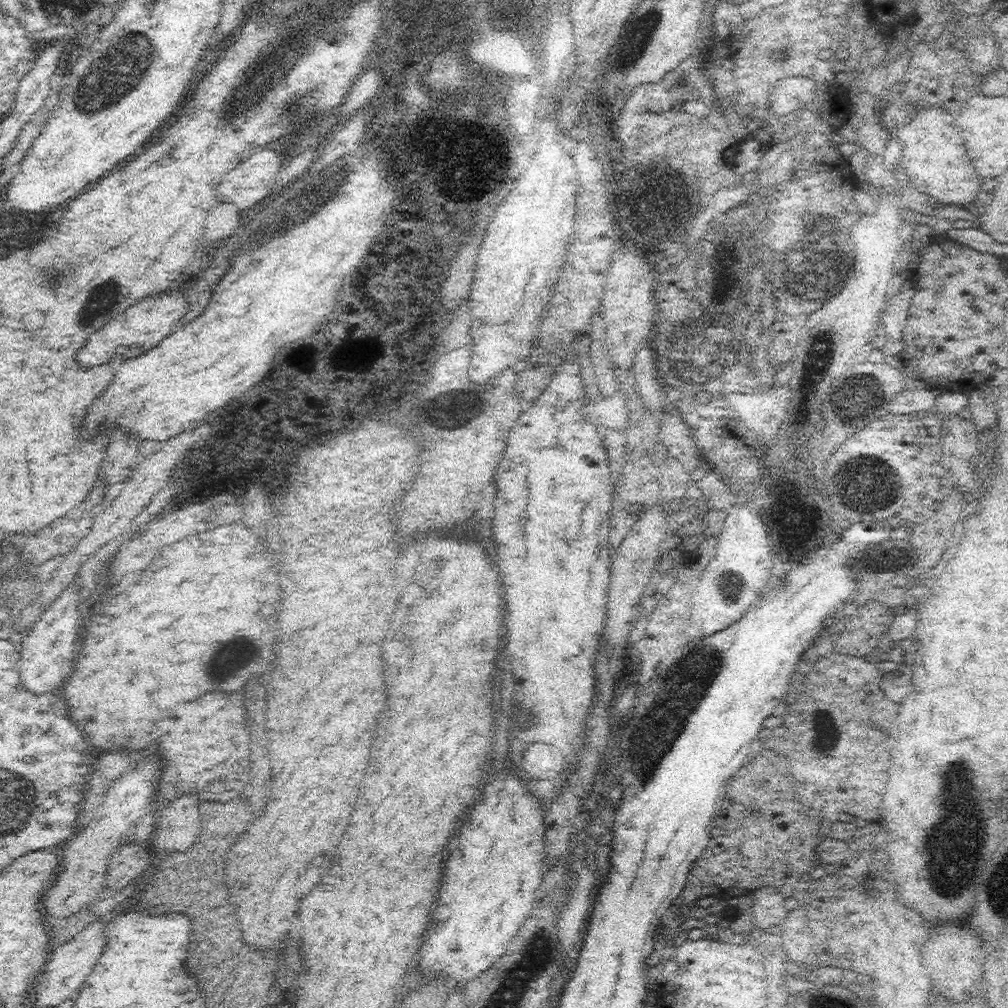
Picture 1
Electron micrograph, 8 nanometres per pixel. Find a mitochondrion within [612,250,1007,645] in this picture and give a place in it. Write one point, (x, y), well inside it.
(868, 483)

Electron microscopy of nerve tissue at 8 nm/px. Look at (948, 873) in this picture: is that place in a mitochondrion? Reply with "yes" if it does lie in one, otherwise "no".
yes

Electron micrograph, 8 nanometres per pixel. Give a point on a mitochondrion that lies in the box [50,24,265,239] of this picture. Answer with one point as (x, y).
(114, 80)

